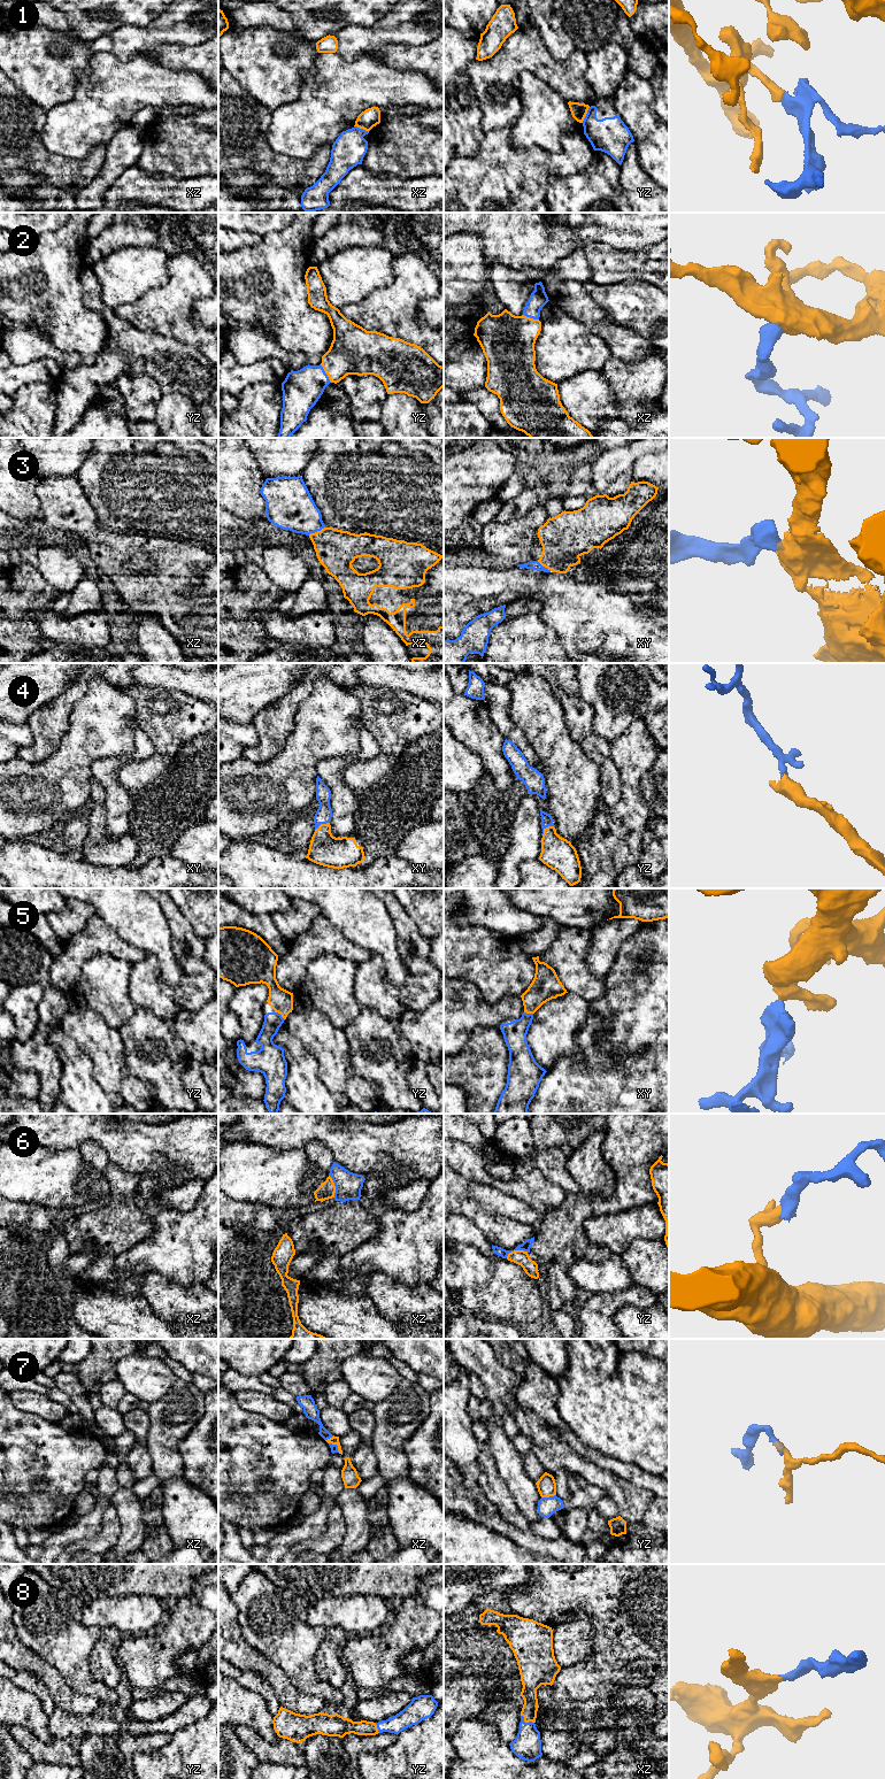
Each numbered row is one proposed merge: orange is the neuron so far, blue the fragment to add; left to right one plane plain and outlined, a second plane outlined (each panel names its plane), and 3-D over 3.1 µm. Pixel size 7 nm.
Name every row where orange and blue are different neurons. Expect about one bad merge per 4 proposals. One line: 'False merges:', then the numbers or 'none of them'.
False merges: 1, 6, 7

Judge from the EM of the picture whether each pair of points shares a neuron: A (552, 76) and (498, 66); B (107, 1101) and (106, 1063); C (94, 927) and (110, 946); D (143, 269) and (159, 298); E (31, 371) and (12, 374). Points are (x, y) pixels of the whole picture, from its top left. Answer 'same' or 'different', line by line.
A: same
B: different
C: same
D: different
E: same

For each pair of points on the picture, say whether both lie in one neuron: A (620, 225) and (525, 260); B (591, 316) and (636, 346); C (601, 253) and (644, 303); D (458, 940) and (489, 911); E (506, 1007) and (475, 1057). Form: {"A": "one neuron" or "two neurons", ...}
{"A": "one neuron", "B": "one neuron", "C": "two neurons", "D": "two neurons", "E": "two neurons"}

